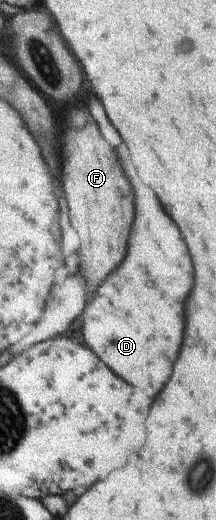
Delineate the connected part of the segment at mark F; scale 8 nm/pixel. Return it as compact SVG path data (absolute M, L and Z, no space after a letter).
M71 107L58 114L67 125L60 132L60 181L69 205L69 223L79 240L79 271L85 281L86 301L101 279L123 259L134 218L134 193L115 152L103 141L89 112Z

